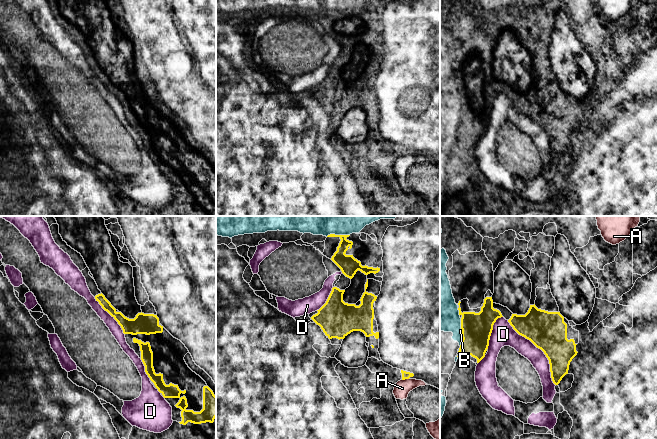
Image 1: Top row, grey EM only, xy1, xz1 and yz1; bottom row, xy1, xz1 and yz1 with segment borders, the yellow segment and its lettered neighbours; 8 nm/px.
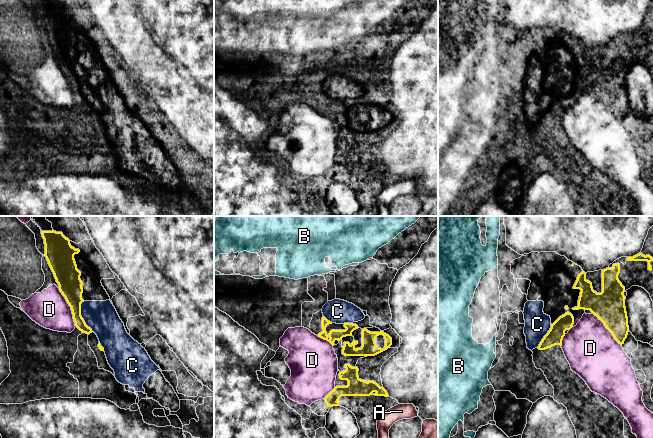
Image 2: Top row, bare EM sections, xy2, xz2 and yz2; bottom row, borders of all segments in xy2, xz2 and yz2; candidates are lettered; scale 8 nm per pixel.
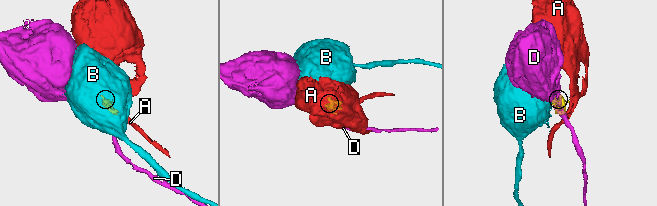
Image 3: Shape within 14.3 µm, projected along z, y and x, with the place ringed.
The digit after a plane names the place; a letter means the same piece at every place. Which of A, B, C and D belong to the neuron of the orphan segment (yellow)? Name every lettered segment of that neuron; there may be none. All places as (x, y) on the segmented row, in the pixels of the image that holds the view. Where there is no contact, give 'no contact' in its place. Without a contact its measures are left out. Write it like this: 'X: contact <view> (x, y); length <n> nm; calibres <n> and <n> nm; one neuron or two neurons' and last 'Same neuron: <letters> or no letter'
A: contact xz1 (405, 378); length 70 nm; calibres 60 and 130 nm; two neurons
B: contact xz1 (337, 235); length 190 nm; calibres 150 and 300 nm; two neurons
C: contact xy2 (82, 318); length 240 nm; calibres 170 and 260 nm; two neurons
D: contact yz1 (541, 349); length 650 nm; calibres 300 and 140 nm; two neurons
Same neuron: no letter

